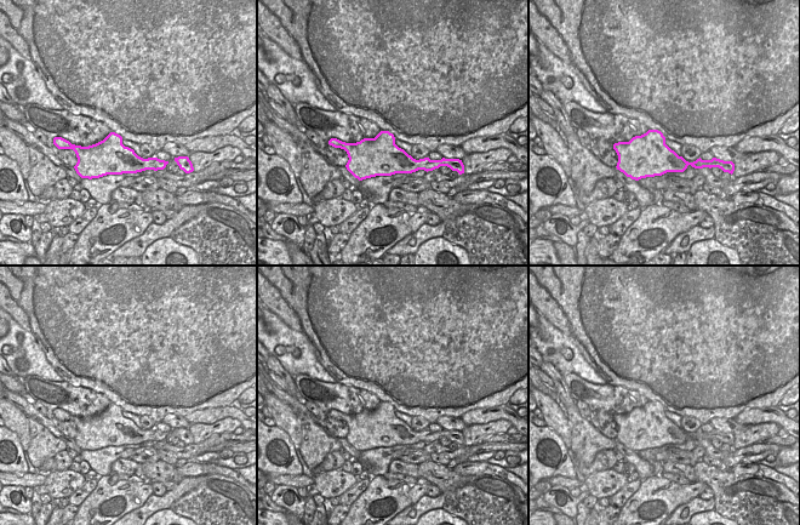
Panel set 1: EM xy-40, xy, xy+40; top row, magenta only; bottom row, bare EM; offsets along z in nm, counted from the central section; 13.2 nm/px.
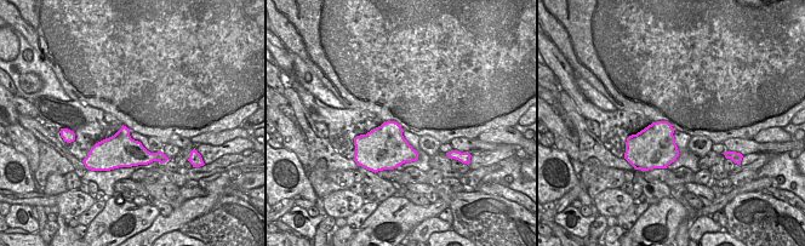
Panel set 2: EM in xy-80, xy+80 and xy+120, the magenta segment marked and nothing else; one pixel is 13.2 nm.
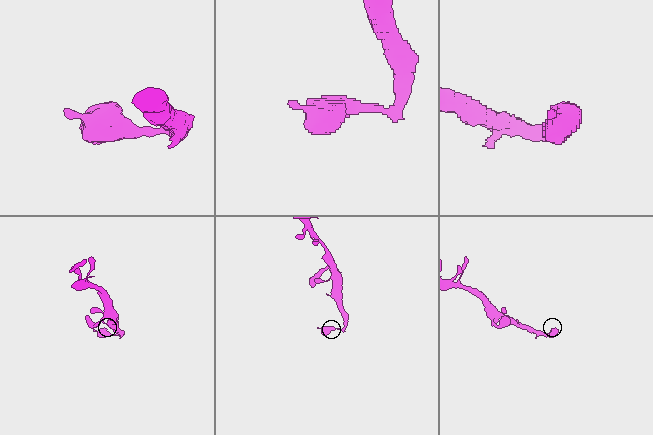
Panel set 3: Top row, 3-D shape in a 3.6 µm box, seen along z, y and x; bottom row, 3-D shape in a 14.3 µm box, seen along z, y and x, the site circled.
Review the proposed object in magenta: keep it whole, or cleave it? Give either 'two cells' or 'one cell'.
two cells

